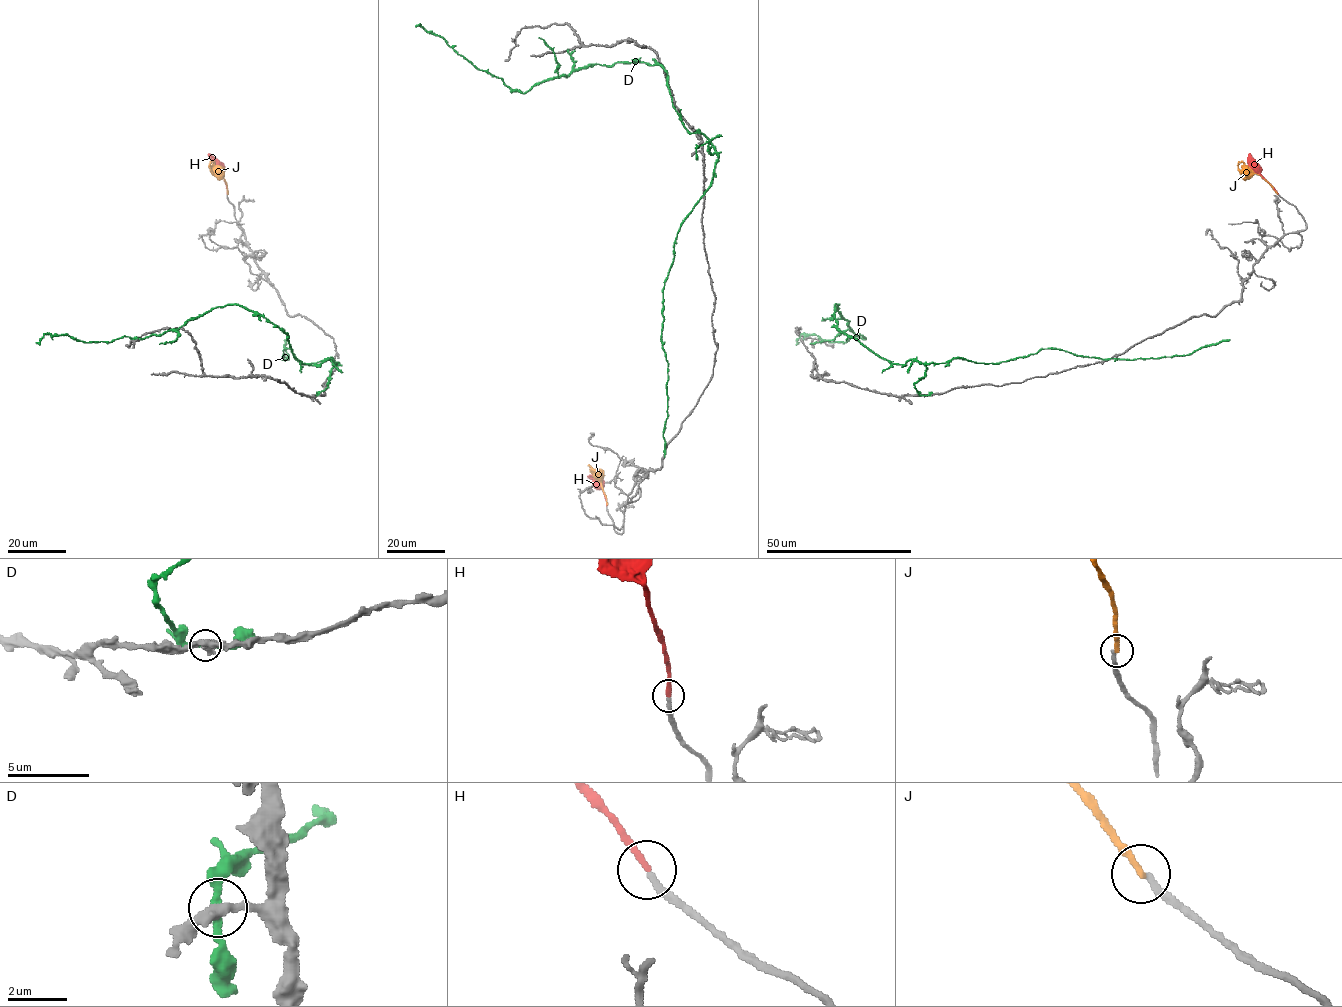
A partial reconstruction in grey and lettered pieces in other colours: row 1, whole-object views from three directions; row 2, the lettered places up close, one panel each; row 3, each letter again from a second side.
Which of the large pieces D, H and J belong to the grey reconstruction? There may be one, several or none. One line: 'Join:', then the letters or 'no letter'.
Join: H

